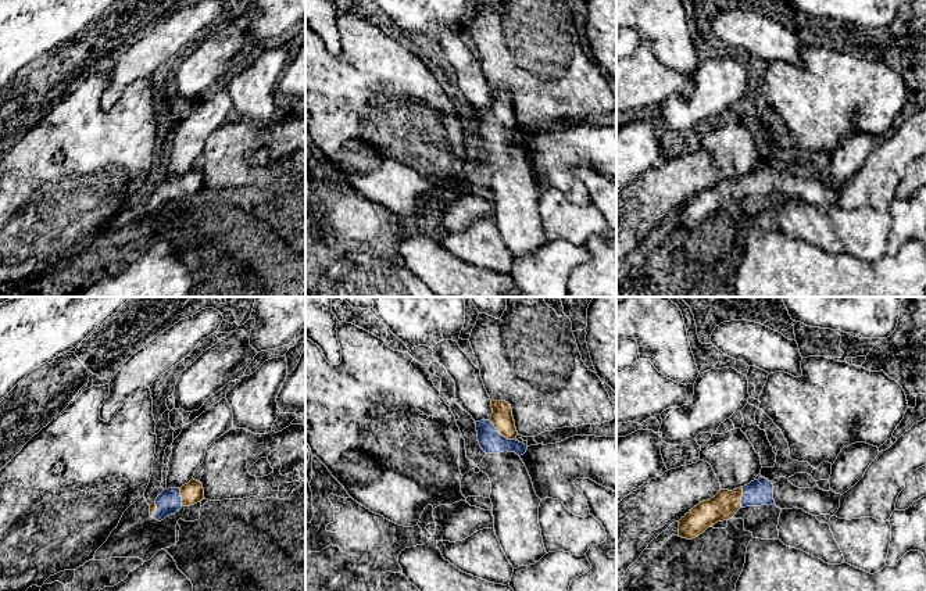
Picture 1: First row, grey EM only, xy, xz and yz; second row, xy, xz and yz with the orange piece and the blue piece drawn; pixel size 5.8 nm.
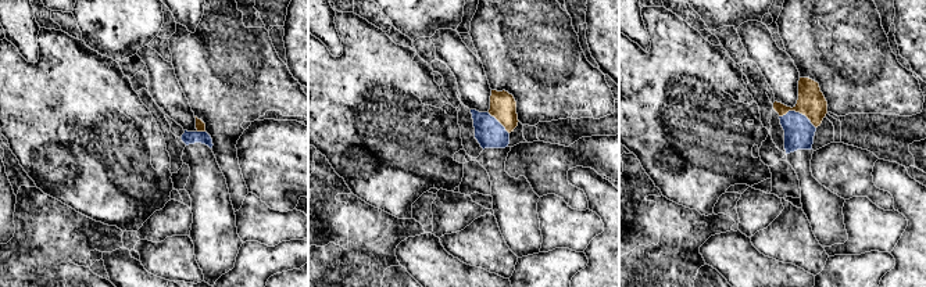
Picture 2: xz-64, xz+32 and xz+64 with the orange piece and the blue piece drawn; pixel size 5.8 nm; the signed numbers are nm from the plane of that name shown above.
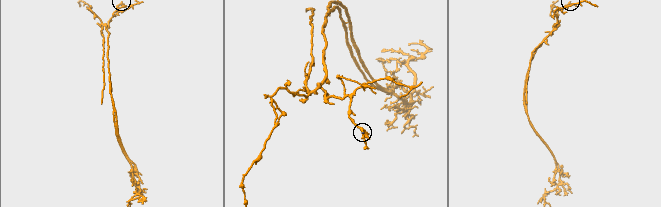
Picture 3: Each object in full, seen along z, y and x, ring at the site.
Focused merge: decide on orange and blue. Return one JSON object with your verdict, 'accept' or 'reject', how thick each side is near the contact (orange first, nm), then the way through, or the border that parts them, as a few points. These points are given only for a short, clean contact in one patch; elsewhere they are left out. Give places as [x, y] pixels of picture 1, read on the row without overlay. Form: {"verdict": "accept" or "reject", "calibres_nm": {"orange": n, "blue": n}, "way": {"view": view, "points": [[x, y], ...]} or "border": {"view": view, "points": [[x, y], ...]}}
{"verdict": "accept", "calibres_nm": {"orange": 120, "blue": 140}, "way": {"view": "xz", "points": [[501, 107], [500, 122], [490, 129]]}}

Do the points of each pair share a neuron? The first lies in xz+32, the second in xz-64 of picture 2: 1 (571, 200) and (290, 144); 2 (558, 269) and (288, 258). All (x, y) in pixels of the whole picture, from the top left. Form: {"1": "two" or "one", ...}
{"1": "one", "2": "one"}

